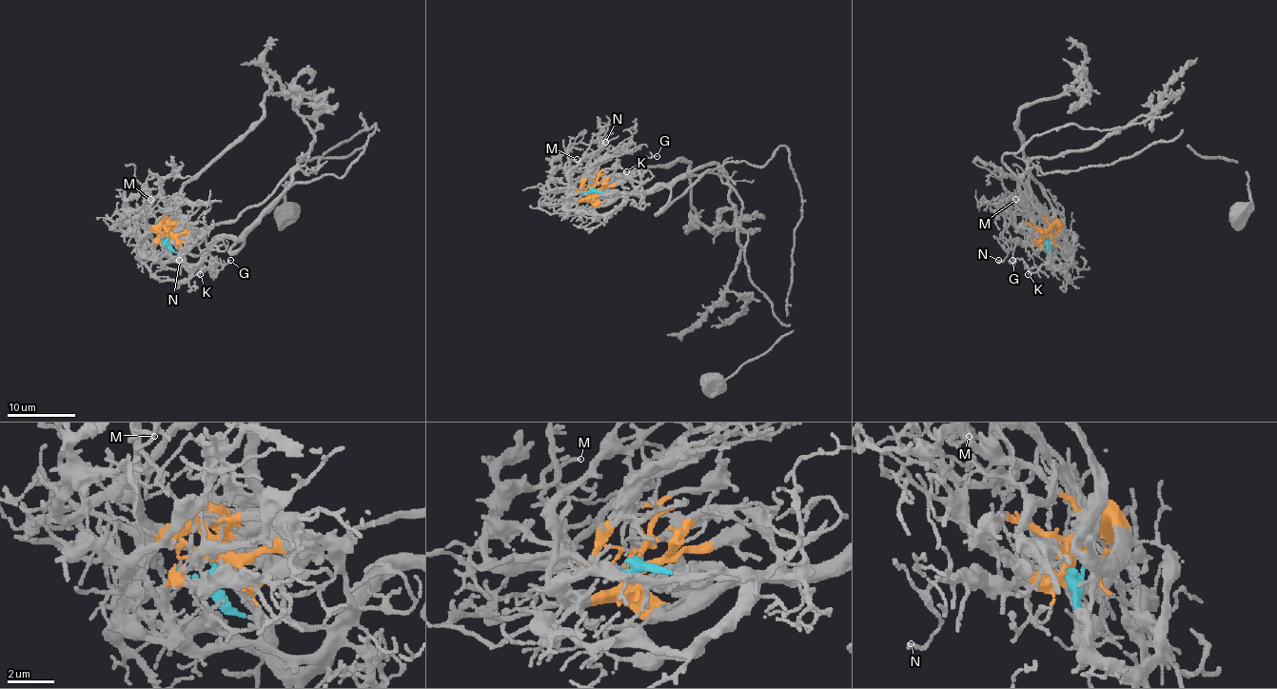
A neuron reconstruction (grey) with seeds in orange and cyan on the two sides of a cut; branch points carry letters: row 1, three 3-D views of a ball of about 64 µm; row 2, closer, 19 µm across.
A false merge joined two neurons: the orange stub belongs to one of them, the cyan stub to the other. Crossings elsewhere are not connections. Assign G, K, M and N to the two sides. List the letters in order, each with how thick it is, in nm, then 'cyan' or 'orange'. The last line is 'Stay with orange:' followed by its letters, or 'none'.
G: 70 nm thick; cyan
K: 110 nm thick; cyan
M: 170 nm thick; orange
N: 150 nm thick; orange
Stay with orange: M, N

